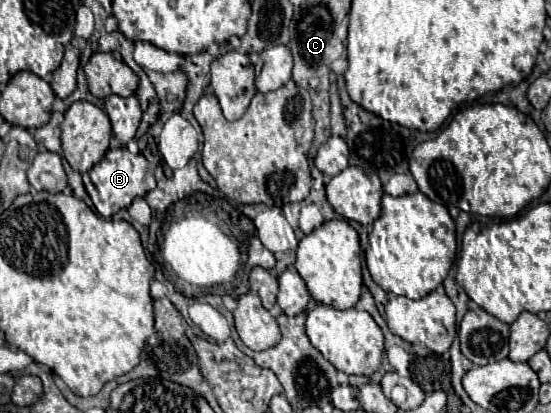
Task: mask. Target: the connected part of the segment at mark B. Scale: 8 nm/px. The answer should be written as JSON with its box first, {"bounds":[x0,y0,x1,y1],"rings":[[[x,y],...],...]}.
{"bounds":[91,147,157,209],"rings":[[[117,147],[109,149],[105,157],[91,169],[91,181],[95,189],[99,191],[101,201],[109,203],[115,209],[125,209],[131,205],[135,197],[143,197],[157,186],[157,181],[153,174],[149,172],[149,163],[143,155],[133,155],[127,147]]]}

